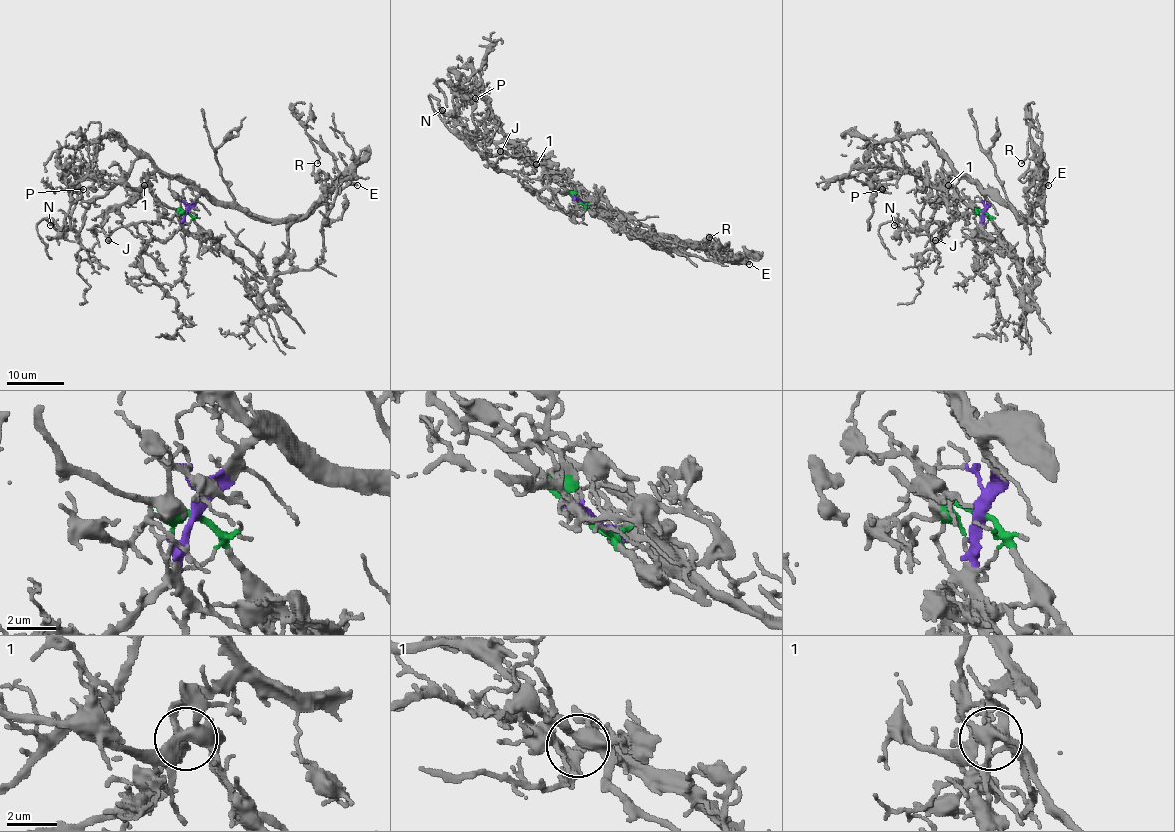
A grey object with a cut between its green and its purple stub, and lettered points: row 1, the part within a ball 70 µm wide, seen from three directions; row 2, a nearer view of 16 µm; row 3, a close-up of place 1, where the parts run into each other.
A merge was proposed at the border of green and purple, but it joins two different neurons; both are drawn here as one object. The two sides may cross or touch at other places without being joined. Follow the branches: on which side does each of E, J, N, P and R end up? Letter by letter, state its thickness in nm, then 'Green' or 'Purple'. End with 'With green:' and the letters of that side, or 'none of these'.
E: Thickness 170 nm. Purple
J: Thickness 130 nm. Purple
N: Thickness 120 nm. Green
P: Thickness 90 nm. Green
R: Thickness 130 nm. Green
With green: N, P, R

